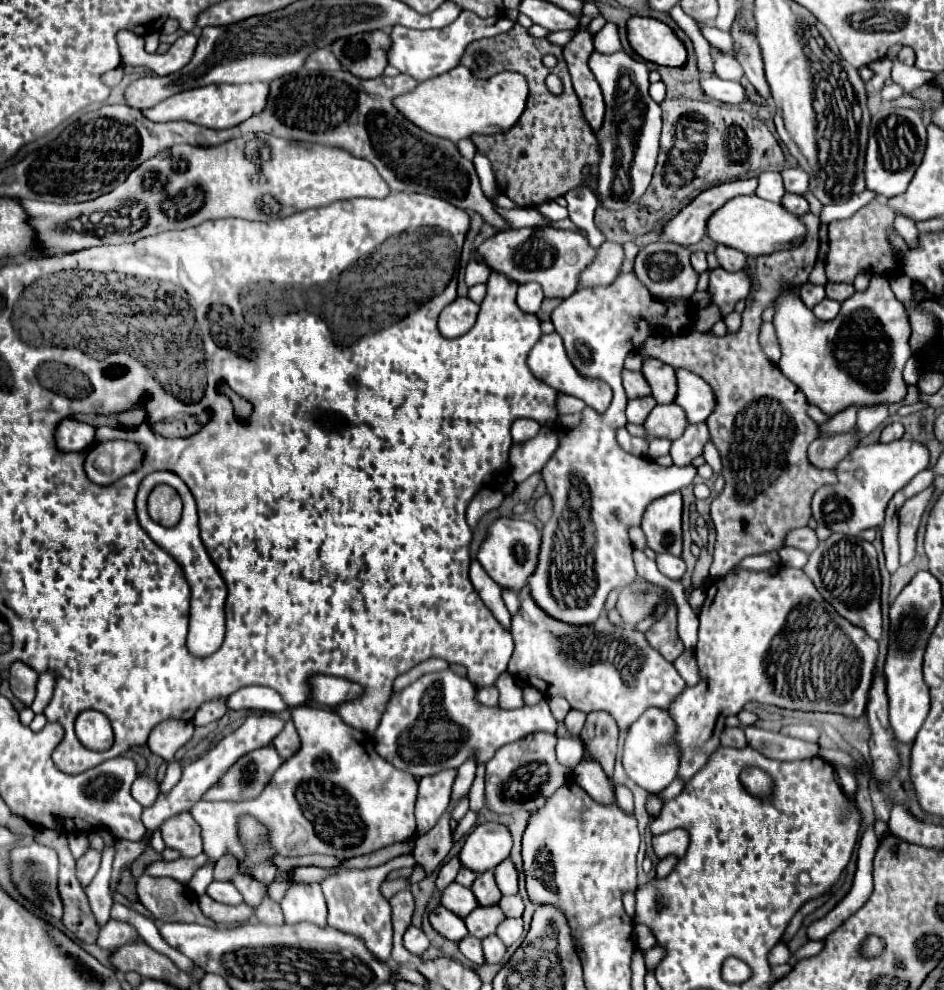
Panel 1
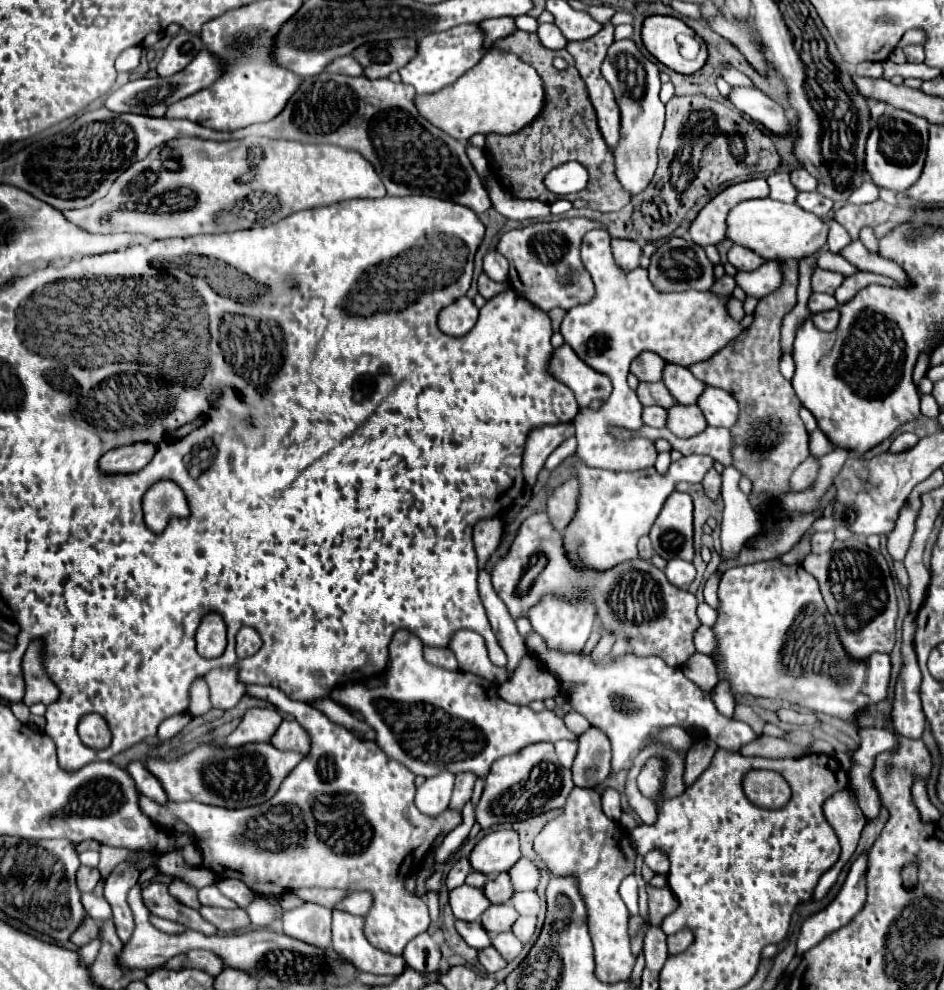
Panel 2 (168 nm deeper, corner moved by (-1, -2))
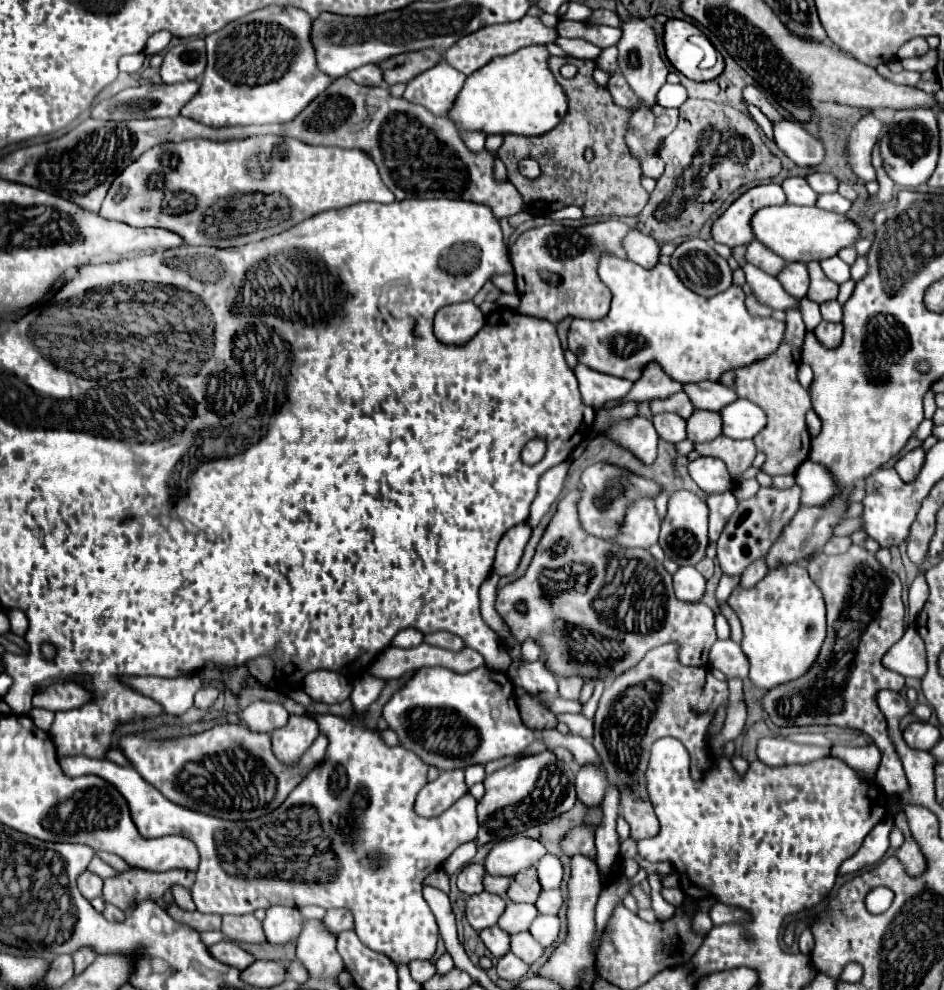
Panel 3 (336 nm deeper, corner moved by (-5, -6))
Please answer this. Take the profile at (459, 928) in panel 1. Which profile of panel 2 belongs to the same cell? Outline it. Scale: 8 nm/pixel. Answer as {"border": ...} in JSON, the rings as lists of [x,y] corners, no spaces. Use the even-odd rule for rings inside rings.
{"border":[[[456,922],[456,928],[460,932],[460,936],[476,950],[484,950],[488,946],[492,946],[492,936],[488,930],[484,930],[484,926],[480,922]]]}

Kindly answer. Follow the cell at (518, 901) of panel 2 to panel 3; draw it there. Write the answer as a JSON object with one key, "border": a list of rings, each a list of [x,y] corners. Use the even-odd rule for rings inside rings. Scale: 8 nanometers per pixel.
{"border":[[[560,890],[542,892],[542,894],[538,896],[538,900],[534,902],[534,906],[538,906],[538,912],[540,912],[540,914],[558,914],[560,904],[562,904],[562,894],[560,894]]]}

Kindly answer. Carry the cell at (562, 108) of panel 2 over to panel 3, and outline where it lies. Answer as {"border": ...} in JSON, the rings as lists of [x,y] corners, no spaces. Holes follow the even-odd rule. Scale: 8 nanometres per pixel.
{"border":[[[550,56],[548,66],[562,84],[564,94],[568,98],[568,112],[564,114],[562,122],[542,134],[542,136],[530,136],[530,138],[520,138],[520,136],[504,136],[504,144],[498,150],[498,158],[506,164],[508,168],[508,180],[516,186],[516,190],[522,194],[524,204],[528,208],[536,208],[538,212],[550,212],[550,210],[560,210],[566,206],[580,206],[584,216],[636,216],[648,202],[648,192],[640,186],[640,162],[630,156],[626,144],[624,144],[624,130],[628,122],[628,112],[612,102],[612,96],[608,94],[606,88],[598,86],[596,80],[592,78],[594,74],[594,62],[592,60],[578,60],[578,58],[560,58],[560,56]],[[562,64],[576,64],[578,74],[576,80],[566,80],[560,74]],[[522,158],[534,158],[540,164],[542,174],[536,180],[528,180],[520,176],[518,172],[518,160]]]}

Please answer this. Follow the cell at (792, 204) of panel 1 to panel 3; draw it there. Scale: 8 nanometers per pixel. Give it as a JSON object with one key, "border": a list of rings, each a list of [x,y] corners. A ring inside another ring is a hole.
{"border":[[[834,192],[834,194],[822,194],[822,196],[818,196],[818,202],[816,202],[818,208],[832,210],[836,214],[846,214],[848,208],[850,208],[850,204],[852,202],[846,200],[846,198],[842,198],[838,192]]]}

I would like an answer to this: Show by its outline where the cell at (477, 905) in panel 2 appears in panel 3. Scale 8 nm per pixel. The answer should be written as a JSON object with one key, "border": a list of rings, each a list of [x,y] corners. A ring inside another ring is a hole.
{"border":[[[480,892],[466,900],[466,918],[474,930],[490,928],[498,922],[504,908],[506,908],[506,902],[502,896]]]}

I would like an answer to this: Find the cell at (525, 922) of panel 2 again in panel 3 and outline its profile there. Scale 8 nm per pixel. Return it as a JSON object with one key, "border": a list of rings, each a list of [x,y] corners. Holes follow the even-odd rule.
{"border":[[[538,916],[532,926],[530,926],[530,934],[542,944],[542,946],[550,946],[554,944],[554,940],[558,938],[558,930],[560,930],[560,922],[556,916]]]}

